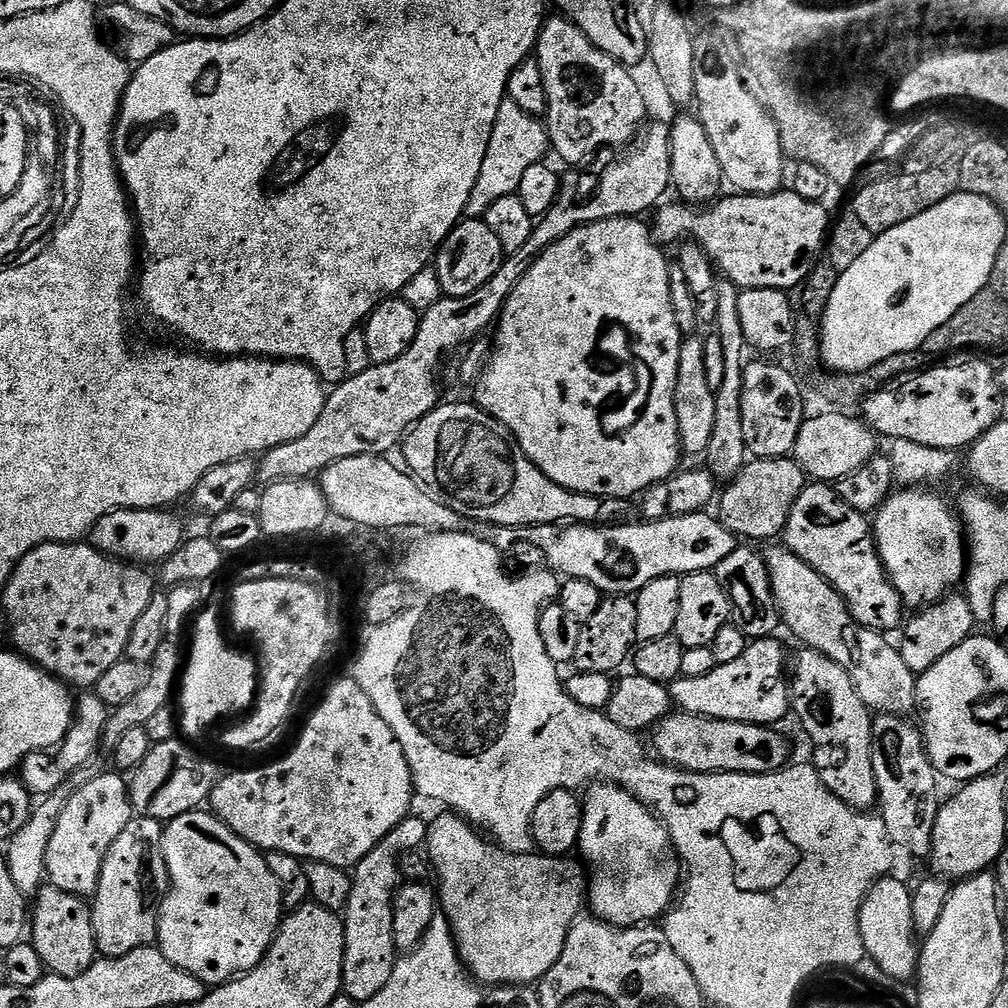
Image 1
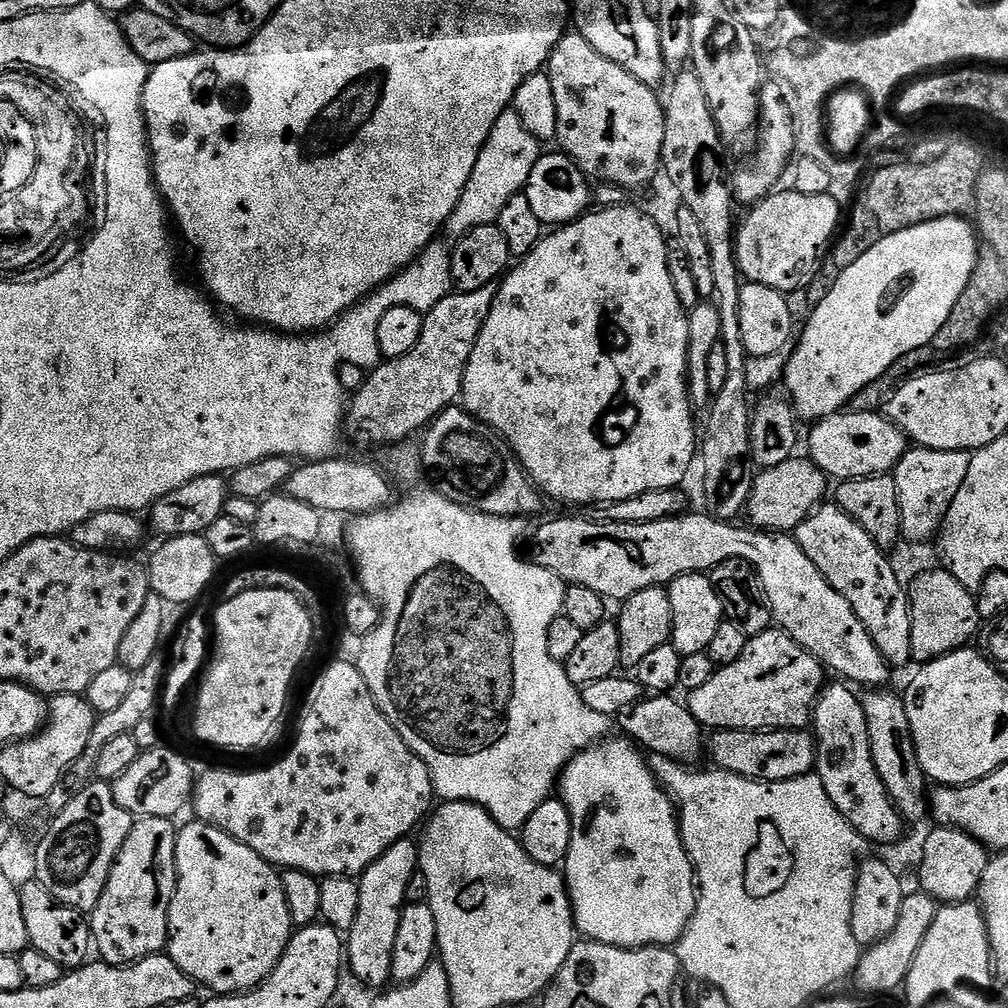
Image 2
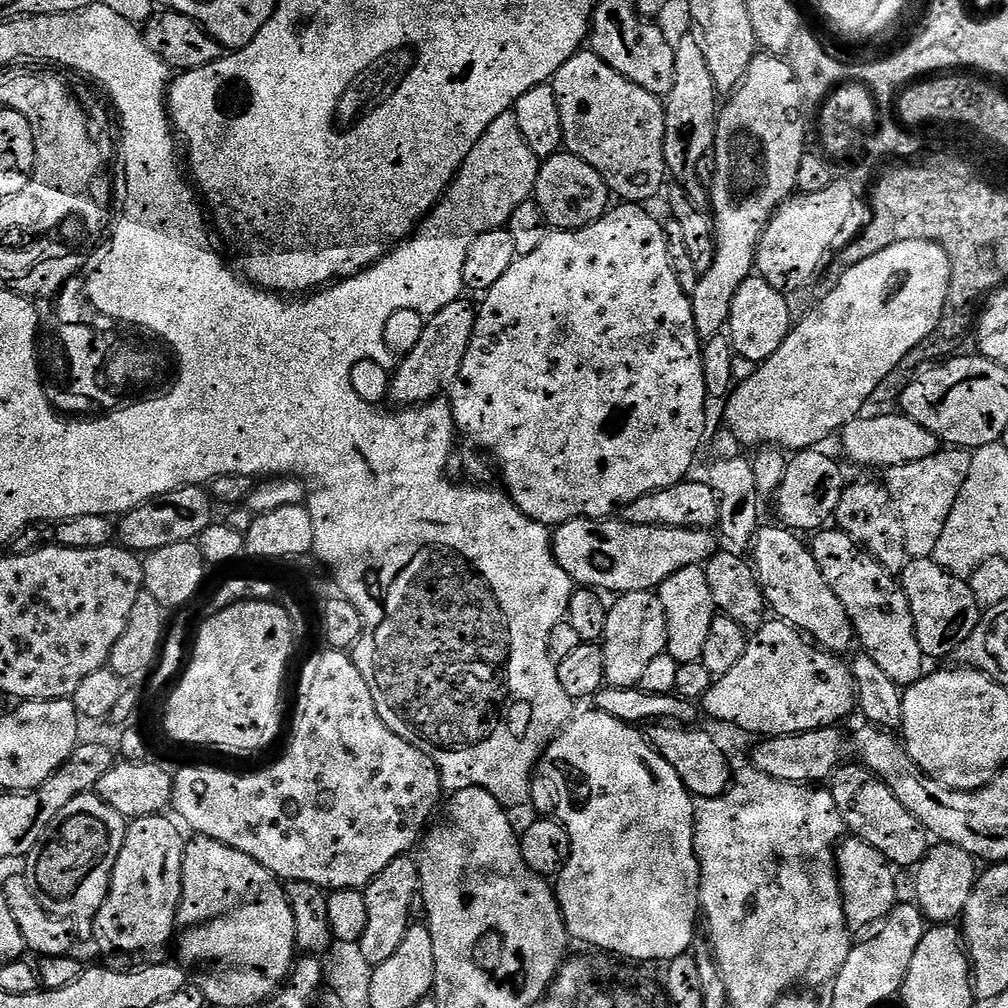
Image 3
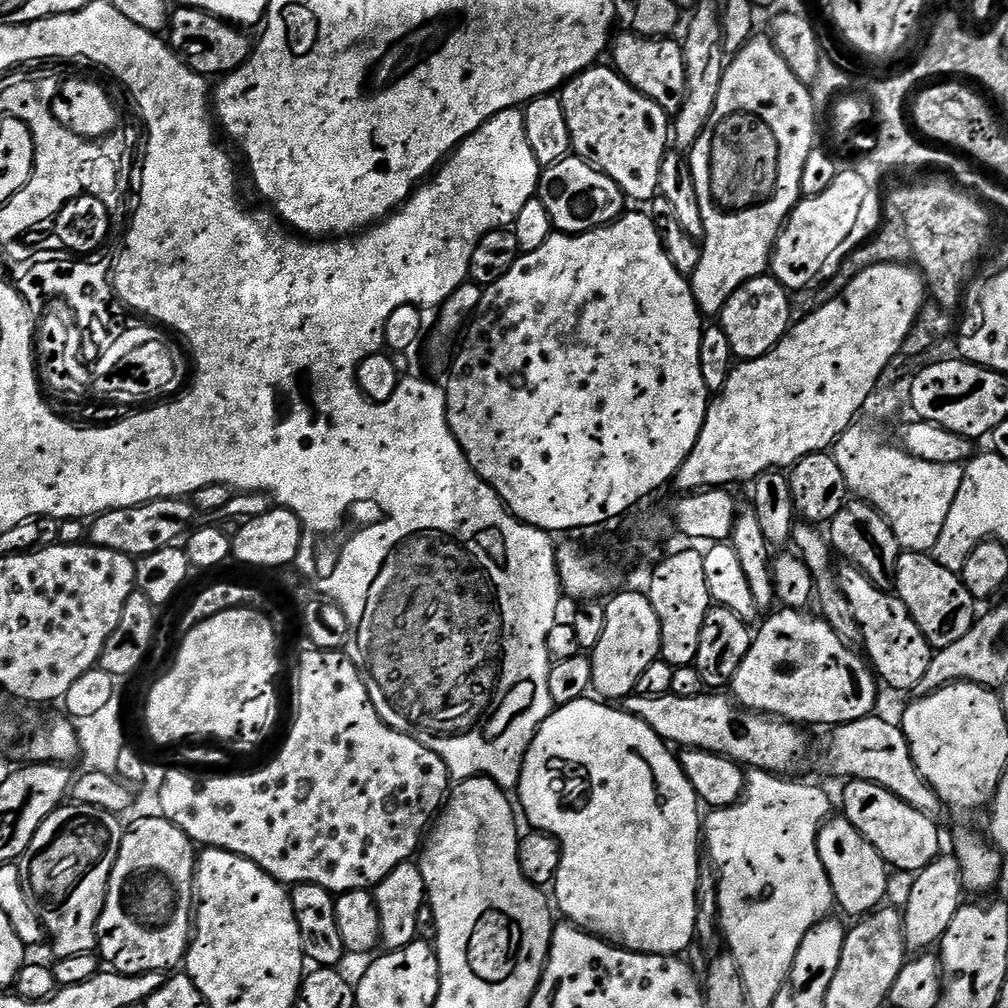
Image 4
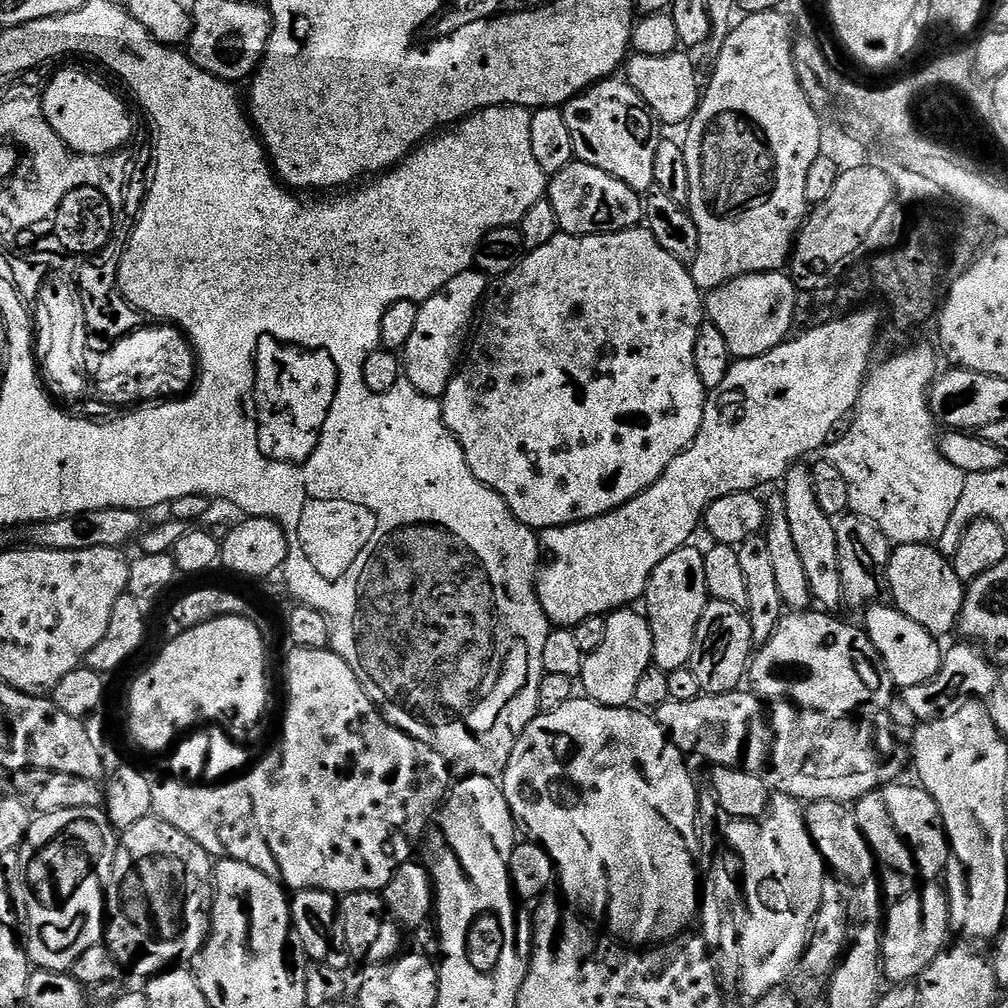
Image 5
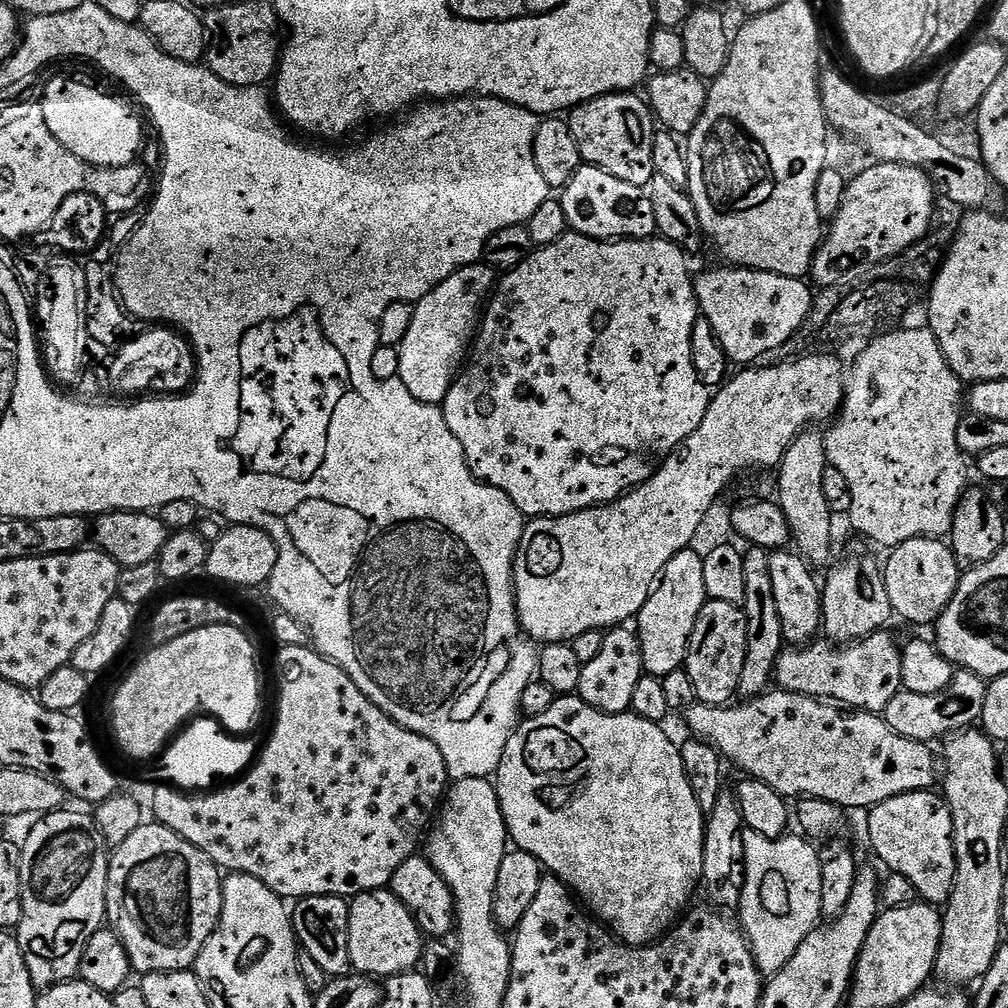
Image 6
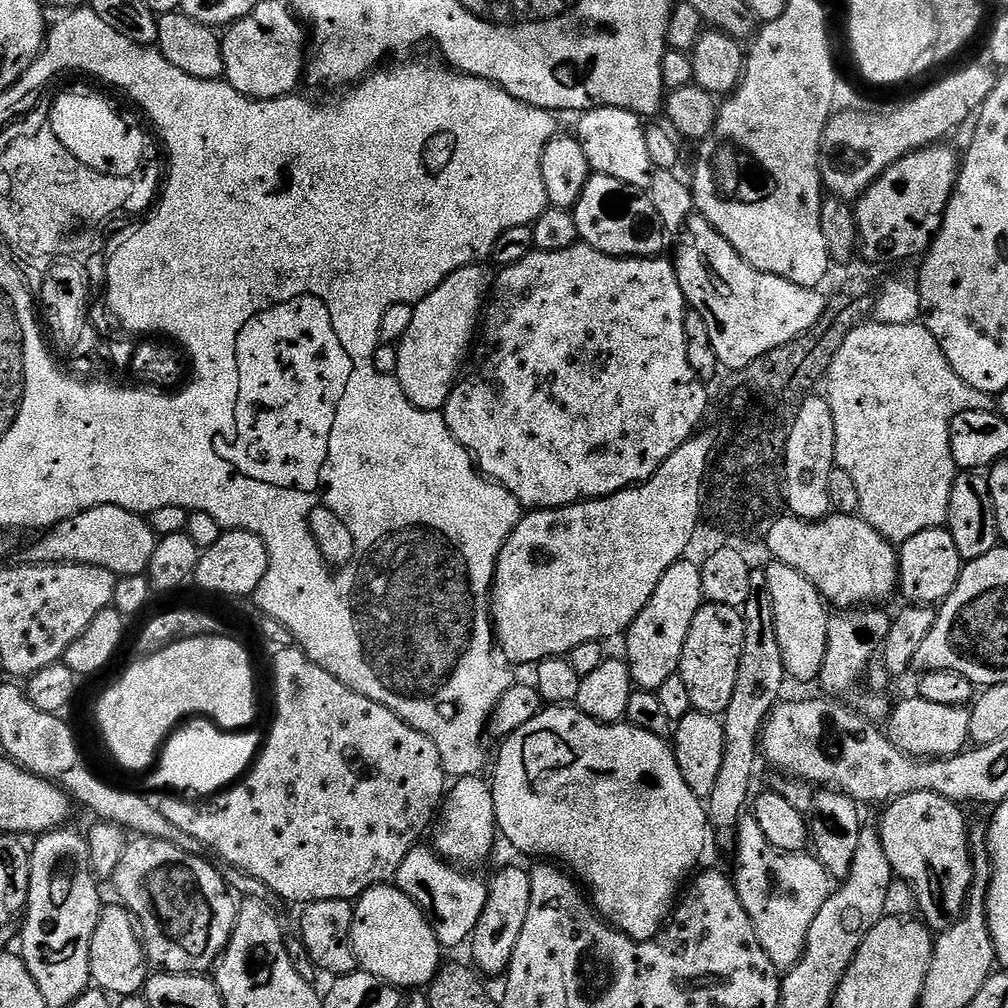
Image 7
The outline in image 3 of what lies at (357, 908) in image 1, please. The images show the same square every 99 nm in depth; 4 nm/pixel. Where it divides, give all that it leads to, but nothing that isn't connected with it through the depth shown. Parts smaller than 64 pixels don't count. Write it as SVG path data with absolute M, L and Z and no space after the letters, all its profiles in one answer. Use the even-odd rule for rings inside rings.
M405 854L394 858L378 878L368 883L363 889L366 902L366 934L362 934L360 946L362 953L373 966L386 962L398 946L402 946L402 938L406 938L406 930L412 916L412 903L417 903L420 891L420 866L411 855Z

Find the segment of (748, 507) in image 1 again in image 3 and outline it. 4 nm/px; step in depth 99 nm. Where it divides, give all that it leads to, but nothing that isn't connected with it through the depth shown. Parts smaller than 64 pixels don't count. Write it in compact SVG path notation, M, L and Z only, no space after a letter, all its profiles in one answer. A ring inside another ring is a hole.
M824 450L797 451L789 459L786 474L774 497L776 516L780 519L777 521L797 534L815 534L821 531L835 517L838 501L842 499L842 490L846 486L839 462L831 460L826 453L820 451Z

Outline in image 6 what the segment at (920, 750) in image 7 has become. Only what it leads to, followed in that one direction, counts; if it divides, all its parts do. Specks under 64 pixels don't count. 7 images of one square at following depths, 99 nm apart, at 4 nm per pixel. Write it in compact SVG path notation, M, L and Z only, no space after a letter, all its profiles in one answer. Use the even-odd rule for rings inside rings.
M960 670L953 675L950 686L938 694L914 694L903 690L894 694L882 715L890 730L911 740L933 742L939 736L948 738L957 732L971 729L980 719L982 706L986 706L987 693L985 677Z

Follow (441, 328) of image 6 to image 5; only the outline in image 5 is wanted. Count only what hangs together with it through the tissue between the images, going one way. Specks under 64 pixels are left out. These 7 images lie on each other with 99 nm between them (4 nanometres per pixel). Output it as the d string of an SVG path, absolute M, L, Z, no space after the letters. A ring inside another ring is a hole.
M469 270L458 274L458 278L450 278L450 282L442 286L442 290L420 304L414 334L410 334L410 342L406 342L402 350L402 368L406 373L406 380L412 383L409 385L421 396L443 397L465 351L466 341L473 331L478 309L489 291L489 277L482 272Z

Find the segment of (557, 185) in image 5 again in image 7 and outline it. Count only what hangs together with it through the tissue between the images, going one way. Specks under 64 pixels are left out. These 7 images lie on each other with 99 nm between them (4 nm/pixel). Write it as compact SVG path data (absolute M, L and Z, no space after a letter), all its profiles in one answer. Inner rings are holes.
M599 174L589 175L586 186L572 212L572 217L578 226L580 240L602 254L610 254L611 256L658 256L665 251L663 248L666 230L658 218L658 210L654 210L654 202L641 189L630 186L626 182L618 182L618 178Z

